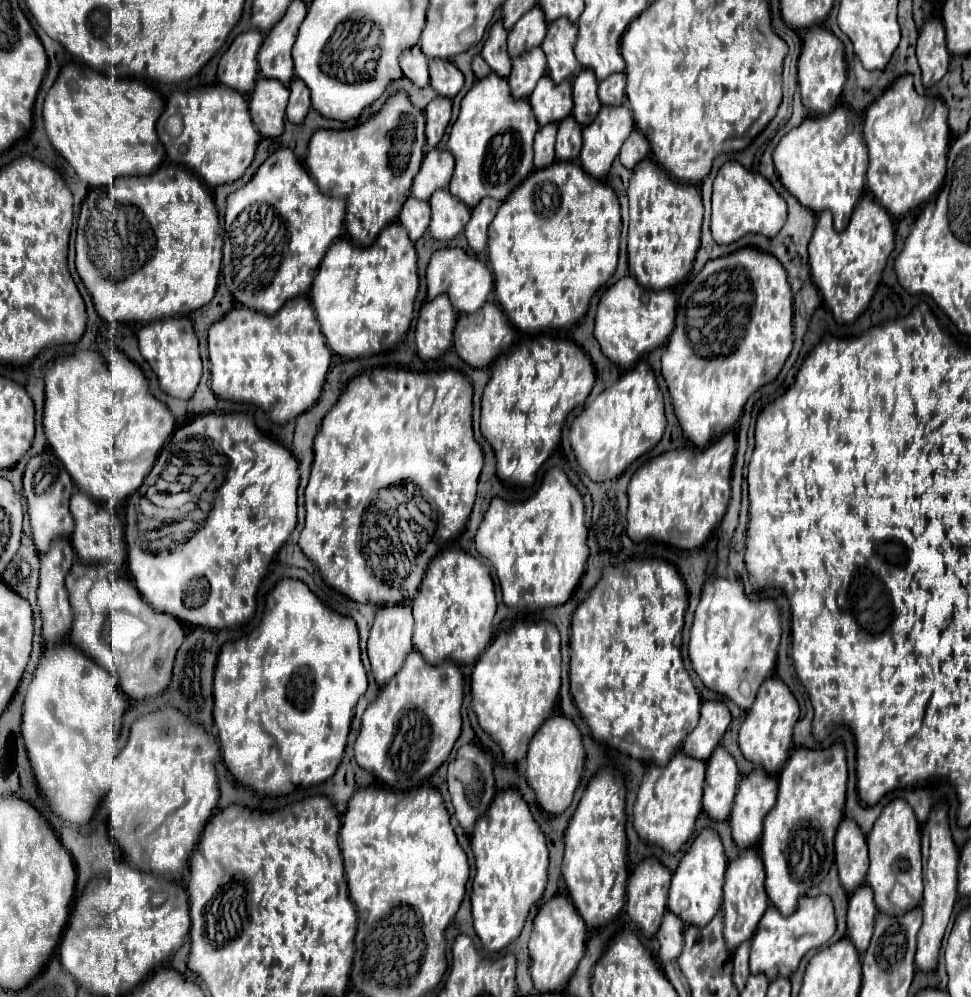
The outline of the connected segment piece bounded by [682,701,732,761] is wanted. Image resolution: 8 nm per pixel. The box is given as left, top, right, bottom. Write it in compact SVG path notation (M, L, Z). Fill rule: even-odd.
M704 701L700 709L698 727L686 737L682 745L682 753L696 757L700 761L708 761L712 751L718 747L730 725L730 711L722 701Z

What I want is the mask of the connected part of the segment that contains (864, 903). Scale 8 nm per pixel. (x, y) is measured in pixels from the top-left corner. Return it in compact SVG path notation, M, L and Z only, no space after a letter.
M868 885L858 887L850 895L850 905L848 905L848 937L860 953L868 949L876 915L878 909L874 903L872 889Z

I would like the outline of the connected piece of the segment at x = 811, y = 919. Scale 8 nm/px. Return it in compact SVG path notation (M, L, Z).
M818 895L818 897L802 897L800 907L792 915L782 915L776 911L776 907L768 907L764 913L754 937L752 937L752 947L750 947L750 973L752 975L766 975L770 981L780 977L790 977L792 971L800 965L802 957L810 949L822 947L836 931L836 917L834 917L834 907L828 895Z

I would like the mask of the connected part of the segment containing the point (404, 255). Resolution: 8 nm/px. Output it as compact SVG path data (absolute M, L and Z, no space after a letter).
M390 223L380 231L372 247L360 249L346 239L332 243L312 283L310 299L332 353L344 359L358 359L396 349L410 331L416 293L418 269L414 243L400 223Z

